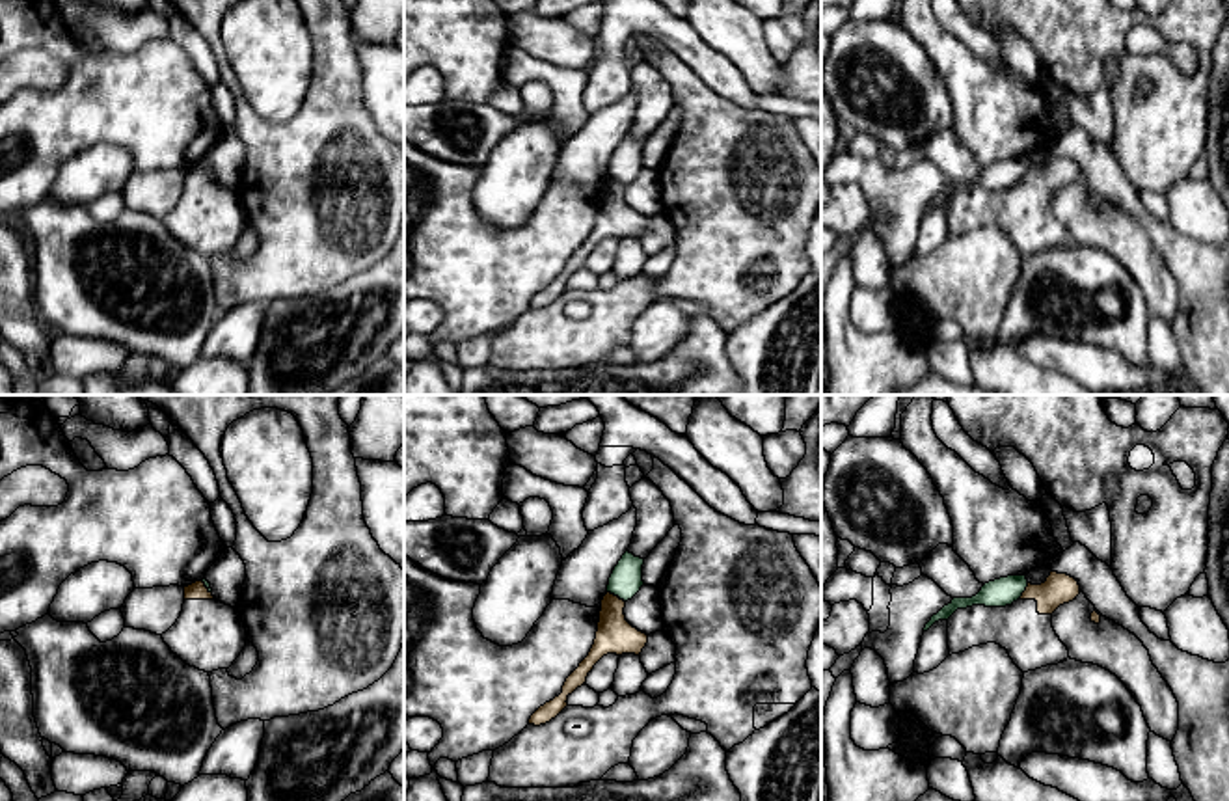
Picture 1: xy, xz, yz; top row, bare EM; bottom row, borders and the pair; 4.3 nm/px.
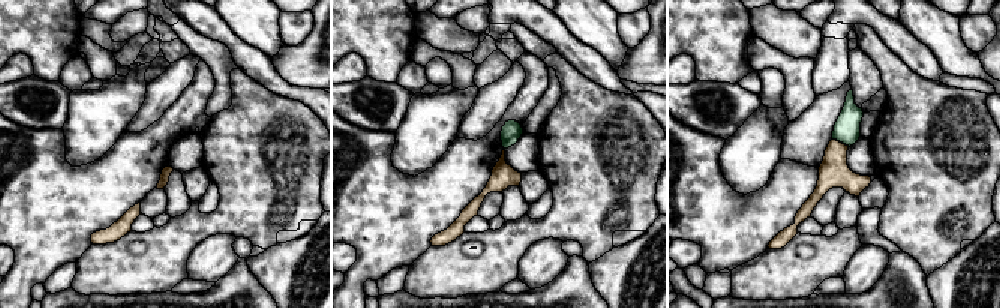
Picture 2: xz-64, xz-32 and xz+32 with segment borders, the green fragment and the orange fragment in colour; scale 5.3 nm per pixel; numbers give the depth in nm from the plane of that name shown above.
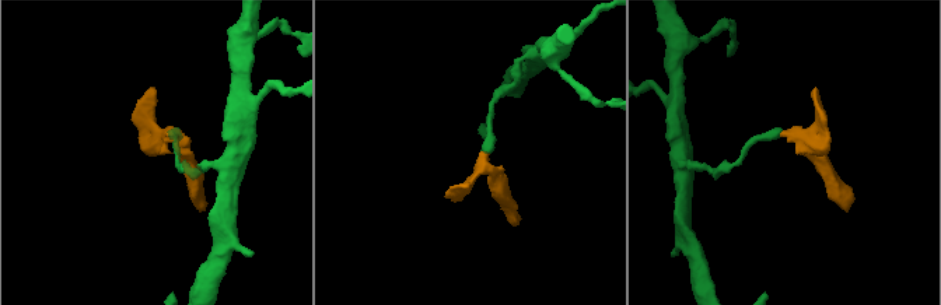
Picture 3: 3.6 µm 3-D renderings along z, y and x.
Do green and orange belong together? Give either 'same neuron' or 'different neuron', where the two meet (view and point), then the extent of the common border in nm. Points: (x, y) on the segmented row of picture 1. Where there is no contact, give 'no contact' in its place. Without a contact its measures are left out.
different neuron; meets green in xz at (617, 595); contact 90 nm long

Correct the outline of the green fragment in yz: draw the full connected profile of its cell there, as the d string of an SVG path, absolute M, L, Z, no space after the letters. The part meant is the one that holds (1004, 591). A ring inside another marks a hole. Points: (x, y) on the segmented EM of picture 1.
M1007 576L989 581L972 598L953 598L948 605L944 605L937 615L931 617L924 631L927 631L939 620L948 620L957 609L966 609L972 605L985 605L985 607L1011 605L1022 596L1026 587L1028 587L1026 576Z

